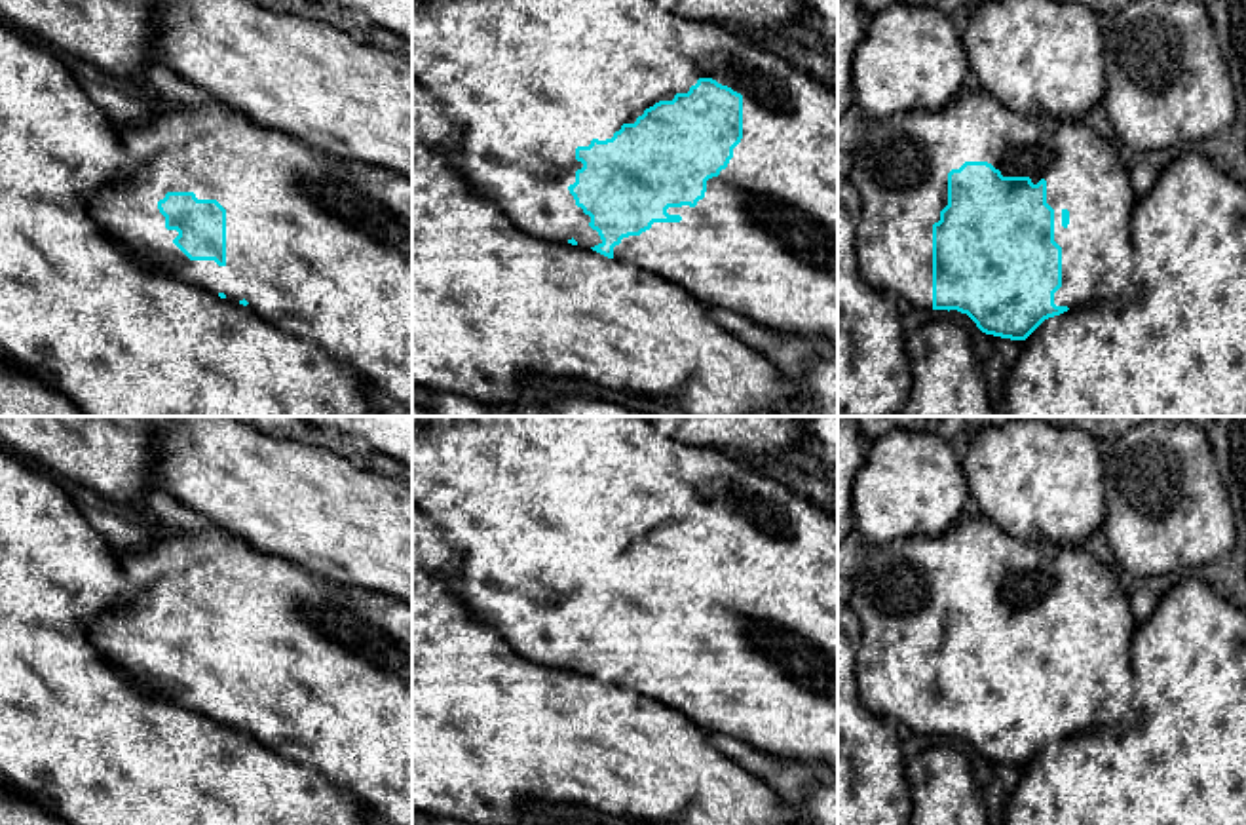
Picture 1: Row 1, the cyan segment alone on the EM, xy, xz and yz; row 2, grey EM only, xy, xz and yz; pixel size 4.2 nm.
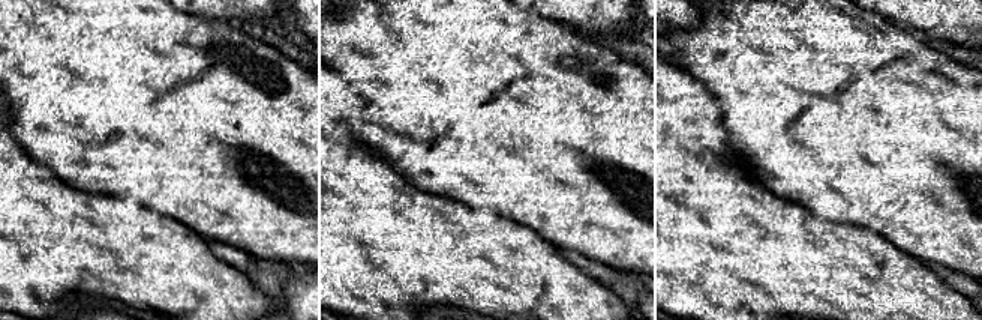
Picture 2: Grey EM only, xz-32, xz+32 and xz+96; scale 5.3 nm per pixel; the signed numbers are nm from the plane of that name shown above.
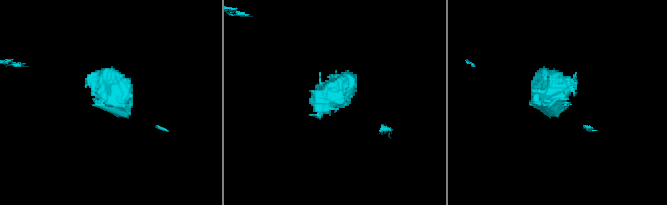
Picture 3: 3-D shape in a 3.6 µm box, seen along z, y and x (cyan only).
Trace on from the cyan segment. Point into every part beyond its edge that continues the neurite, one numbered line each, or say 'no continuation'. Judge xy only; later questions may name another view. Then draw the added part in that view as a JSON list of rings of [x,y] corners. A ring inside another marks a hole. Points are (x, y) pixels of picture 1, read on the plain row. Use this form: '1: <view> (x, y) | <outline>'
1: xy (321, 671) | [[[152,525],[152,544],[144,549],[118,551],[122,568],[133,585],[129,603],[104,610],[89,620],[89,643],[99,648],[114,665],[127,673],[137,684],[146,688],[160,700],[169,700],[190,711],[201,713],[213,720],[224,719],[226,726],[247,726],[249,734],[279,755],[313,768],[346,789],[361,806],[378,814],[393,825],[412,825],[412,603],[403,599],[327,580],[283,557],[268,555],[255,549],[245,540],[234,538],[230,532],[213,528],[205,532],[171,530]],[[167,618],[194,618],[198,625],[217,625],[226,635],[226,690],[218,692],[215,686],[190,686],[173,665],[177,656],[165,654],[165,643],[158,635],[158,627]]]

